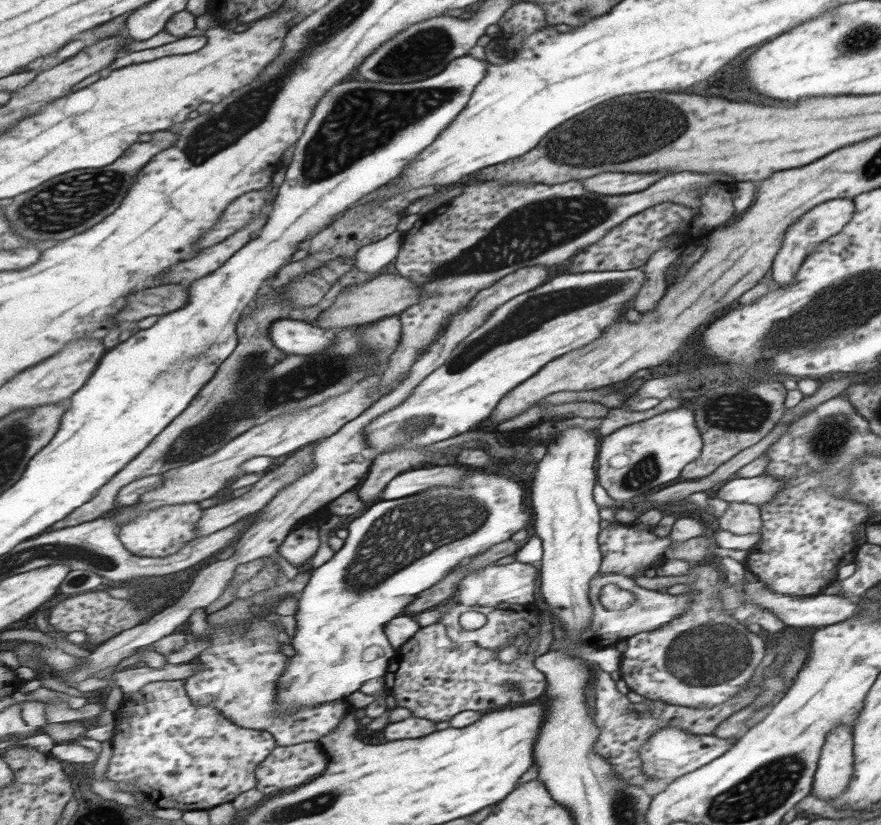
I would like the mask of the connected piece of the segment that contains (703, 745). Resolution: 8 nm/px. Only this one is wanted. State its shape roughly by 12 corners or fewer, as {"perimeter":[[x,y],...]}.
{"perimeter":[[664,727],[643,744],[644,771],[673,782],[716,760],[733,738]]}

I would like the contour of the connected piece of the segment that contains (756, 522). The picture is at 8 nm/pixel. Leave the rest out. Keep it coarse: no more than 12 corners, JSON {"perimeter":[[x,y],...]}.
{"perimeter":[[731,502],[718,517],[722,531],[762,532],[758,505]]}

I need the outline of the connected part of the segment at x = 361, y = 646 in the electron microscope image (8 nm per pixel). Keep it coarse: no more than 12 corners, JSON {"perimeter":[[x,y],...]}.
{"perimeter":[[468,469],[366,507],[302,592],[279,715],[387,674],[386,624],[530,528]]}

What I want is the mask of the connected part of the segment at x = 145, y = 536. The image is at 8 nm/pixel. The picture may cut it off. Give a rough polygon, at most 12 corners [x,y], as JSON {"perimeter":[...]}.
{"perimeter":[[196,502],[149,510],[119,529],[138,556],[172,556],[197,539]]}

